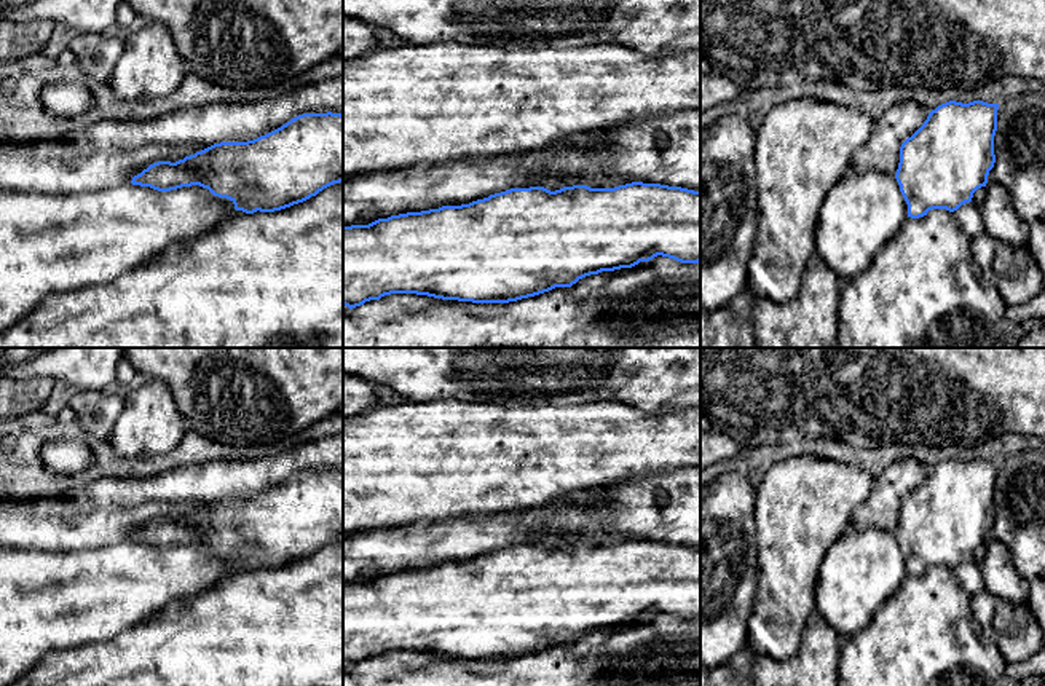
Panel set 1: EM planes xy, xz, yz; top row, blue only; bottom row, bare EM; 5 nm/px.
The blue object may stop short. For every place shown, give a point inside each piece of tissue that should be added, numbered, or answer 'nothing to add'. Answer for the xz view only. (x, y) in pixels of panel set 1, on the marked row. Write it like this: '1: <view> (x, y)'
nothing to add

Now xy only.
nothing to add

